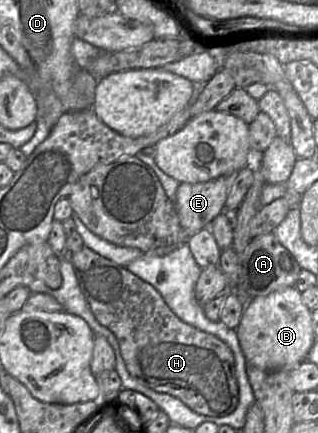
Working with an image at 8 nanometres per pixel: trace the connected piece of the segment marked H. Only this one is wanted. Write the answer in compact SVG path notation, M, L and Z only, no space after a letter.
M87 247L67 255L91 312L117 338L133 379L156 392L180 399L201 415L222 417L236 409L239 388L235 361L225 342L180 320L150 283L125 267Z

